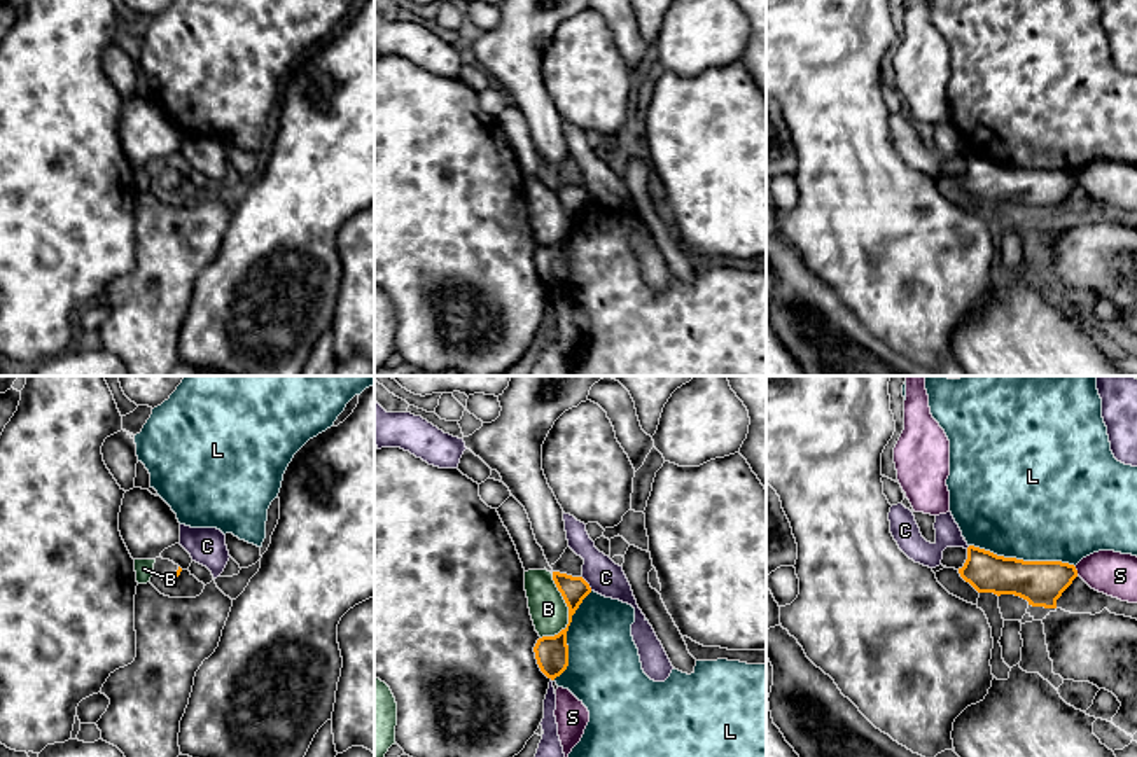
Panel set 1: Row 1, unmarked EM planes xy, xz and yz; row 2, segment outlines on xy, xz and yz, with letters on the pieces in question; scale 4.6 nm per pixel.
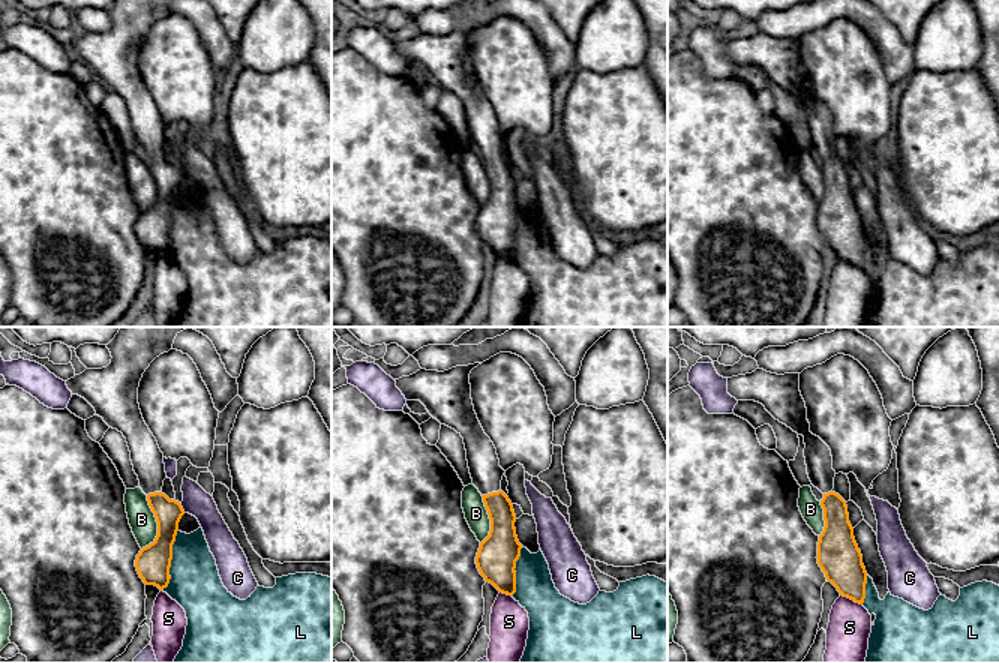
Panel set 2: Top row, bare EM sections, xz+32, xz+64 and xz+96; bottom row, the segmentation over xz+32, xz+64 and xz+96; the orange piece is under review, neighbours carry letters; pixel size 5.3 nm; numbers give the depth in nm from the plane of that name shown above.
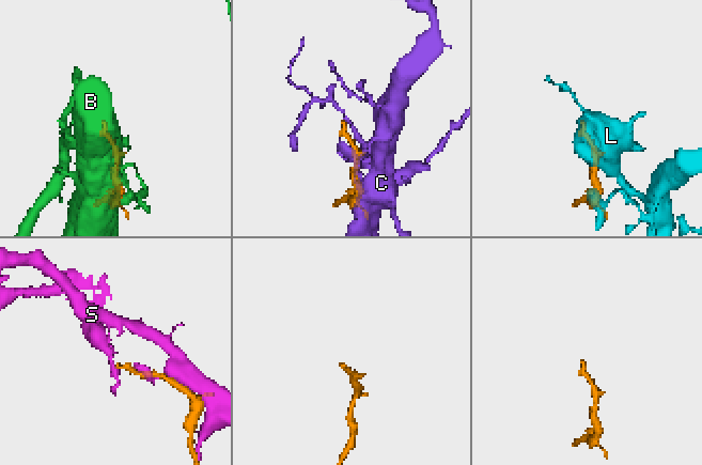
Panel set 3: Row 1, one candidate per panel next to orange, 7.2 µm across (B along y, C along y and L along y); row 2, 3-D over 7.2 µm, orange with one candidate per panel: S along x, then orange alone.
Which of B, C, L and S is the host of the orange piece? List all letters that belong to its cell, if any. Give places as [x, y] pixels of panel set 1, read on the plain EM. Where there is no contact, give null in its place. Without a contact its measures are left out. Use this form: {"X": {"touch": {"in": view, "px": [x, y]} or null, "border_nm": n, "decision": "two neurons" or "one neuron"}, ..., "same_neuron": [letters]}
{"B": {"touch": {"in": "xz", "px": [569, 221]}, "border_nm": 300, "decision": "two neurons"}, "C": {"touch": {"in": "xz", "px": [588, 193]}, "border_nm": 80, "decision": "two neurons"}, "L": {"touch": {"in": "yz", "px": [1022, 168]}, "border_nm": 500, "decision": "two neurons"}, "S": {"touch": {"in": "yz", "px": [1076, 179]}, "border_nm": 40, "decision": "two neurons"}, "same_neuron": []}

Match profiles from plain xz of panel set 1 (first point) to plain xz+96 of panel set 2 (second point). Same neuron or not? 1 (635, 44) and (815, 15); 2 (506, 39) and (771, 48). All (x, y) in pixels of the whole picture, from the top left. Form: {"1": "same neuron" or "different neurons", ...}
{"1": "same neuron", "2": "same neuron"}

